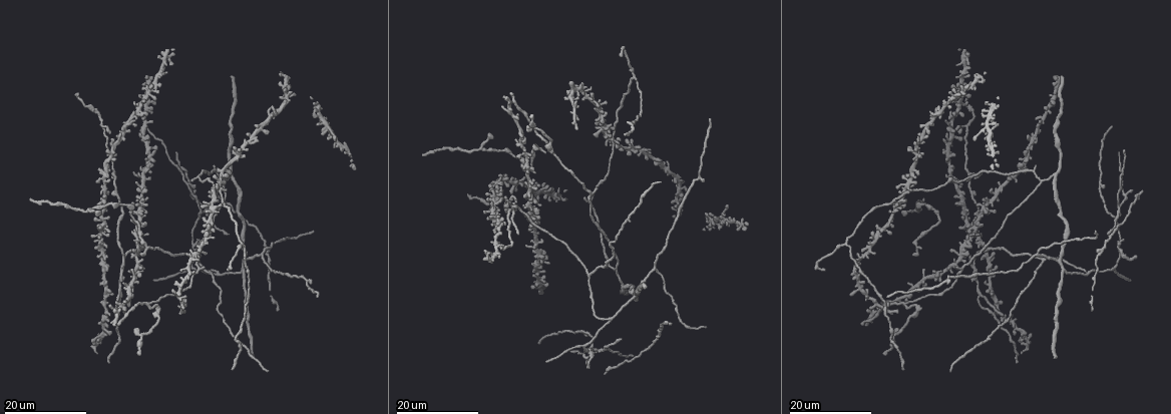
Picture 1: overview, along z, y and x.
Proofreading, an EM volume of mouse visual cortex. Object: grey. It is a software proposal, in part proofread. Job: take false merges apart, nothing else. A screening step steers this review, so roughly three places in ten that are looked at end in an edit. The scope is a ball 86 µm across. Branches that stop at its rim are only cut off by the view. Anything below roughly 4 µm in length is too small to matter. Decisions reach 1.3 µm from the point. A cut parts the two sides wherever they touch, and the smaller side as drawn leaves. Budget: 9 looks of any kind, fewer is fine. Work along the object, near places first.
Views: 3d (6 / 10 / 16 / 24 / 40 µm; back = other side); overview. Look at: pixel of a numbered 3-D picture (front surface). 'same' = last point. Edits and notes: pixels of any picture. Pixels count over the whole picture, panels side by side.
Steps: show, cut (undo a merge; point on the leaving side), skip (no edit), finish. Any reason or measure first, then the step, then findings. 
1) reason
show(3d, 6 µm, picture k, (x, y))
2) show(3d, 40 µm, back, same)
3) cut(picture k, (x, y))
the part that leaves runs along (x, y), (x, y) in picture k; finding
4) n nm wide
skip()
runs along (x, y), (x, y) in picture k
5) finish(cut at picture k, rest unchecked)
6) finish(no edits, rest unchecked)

side arm on a straight run
show(3d, 24 µm, picture 1, (973, 265))

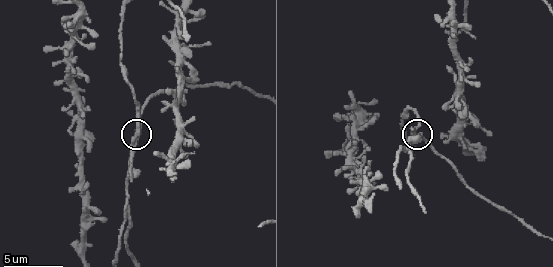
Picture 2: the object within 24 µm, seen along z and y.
zoom in
show(3d, 10 µm, picture 2, (416, 129))

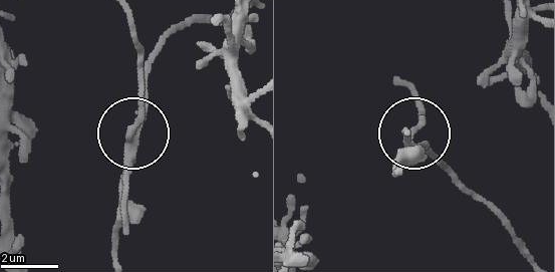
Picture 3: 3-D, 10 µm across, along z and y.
cut(picture 3, (424, 123))
the part that leaves runs along (133, 147), (141, 48), (128, 12) in picture 3; a second cell is stuck on

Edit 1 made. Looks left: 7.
four-way junction
show(3d, 24 µm, picture 1, (218, 191))

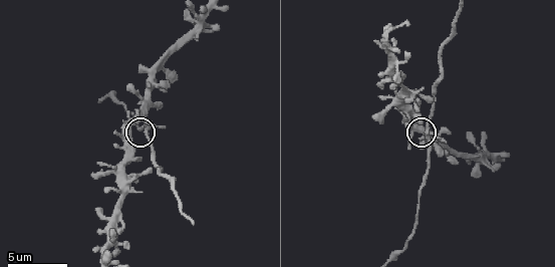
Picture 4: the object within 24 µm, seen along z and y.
show(3d, 6 µm, picture 4, (427, 136))

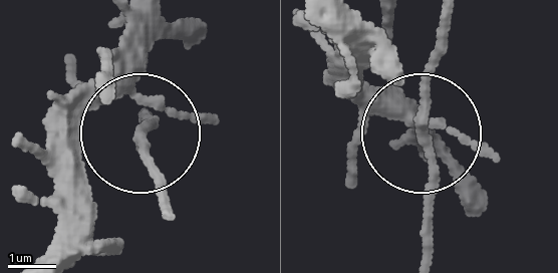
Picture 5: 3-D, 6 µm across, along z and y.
4 arms
skip()
runs along (429, 248), (416, 92), (441, 24) in picture 5; one cell here

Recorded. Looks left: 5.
three arms meet
show(3d, 24 µm, picture 1, (633, 77))

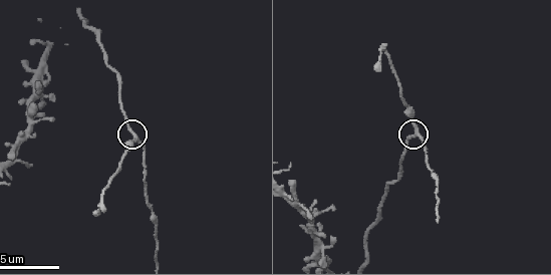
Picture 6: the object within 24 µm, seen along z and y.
show(3d, 6 µm, picture 6, (417, 131))

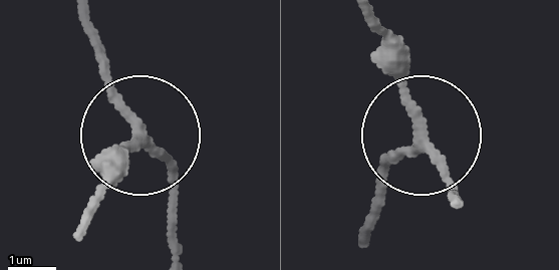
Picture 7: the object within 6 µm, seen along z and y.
190 nm wide
skip()
runs along (86, 21), (114, 105), (143, 141), (110, 173) in picture 7; continuous, no second cell

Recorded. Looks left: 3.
arms part here
show(3d, 24 µm, picture 1, (149, 306))

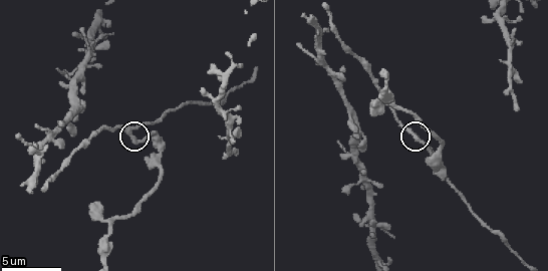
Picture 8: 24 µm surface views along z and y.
show(3d, 6 µm, picture 8, (128, 135))

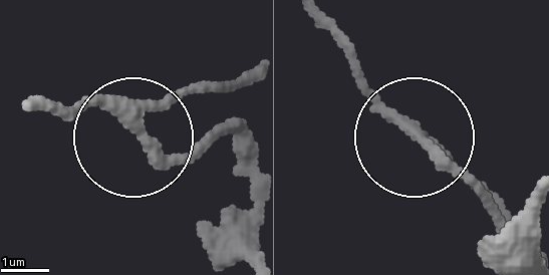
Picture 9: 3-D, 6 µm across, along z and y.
side arm 21 µm
cut(picture 9, (150, 163))
the part that leaves runs along (126, 115), (171, 156), (210, 135), (242, 148) in picture 9; a second cell is stuck on

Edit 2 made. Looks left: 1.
finish(cut at picture 3, cut at picture 9, rest unchecked)

